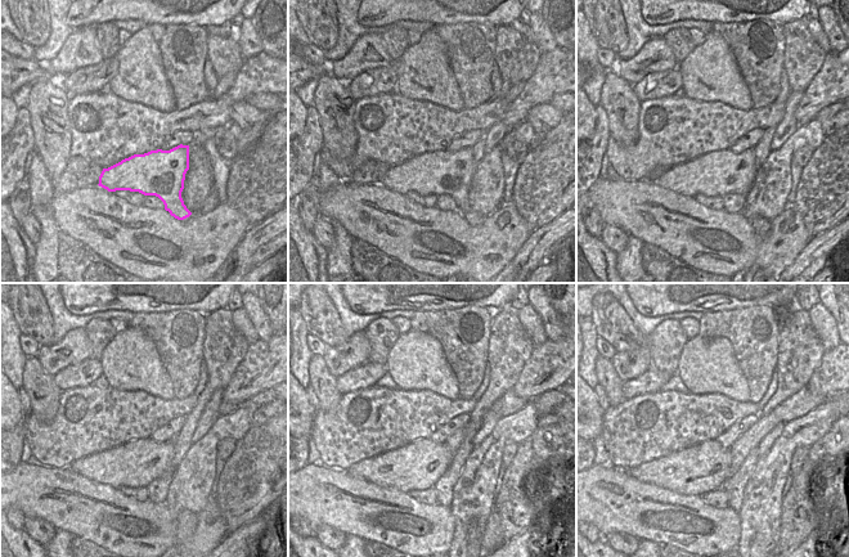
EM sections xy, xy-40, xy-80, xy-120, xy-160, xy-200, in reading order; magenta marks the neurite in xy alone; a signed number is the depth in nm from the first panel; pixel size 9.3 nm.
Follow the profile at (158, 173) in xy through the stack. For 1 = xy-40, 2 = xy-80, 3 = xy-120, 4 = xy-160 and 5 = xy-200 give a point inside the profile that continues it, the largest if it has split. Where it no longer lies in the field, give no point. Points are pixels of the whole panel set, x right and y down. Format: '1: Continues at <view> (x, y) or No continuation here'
1: Continues at xy-40 (438, 173)
2: Continues at xy-80 (719, 173)
3: Continues at xy-120 (136, 463)
4: Continues at xy-160 (417, 466)
5: Continues at xy-200 (701, 468)

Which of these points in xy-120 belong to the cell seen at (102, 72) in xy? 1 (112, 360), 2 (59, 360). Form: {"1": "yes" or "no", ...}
{"1": "no", "2": "no"}

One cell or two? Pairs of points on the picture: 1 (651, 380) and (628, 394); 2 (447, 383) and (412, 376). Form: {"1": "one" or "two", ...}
{"1": "one", "2": "one"}

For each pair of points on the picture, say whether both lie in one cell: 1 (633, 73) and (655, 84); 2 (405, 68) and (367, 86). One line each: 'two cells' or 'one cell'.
1: two cells
2: two cells

